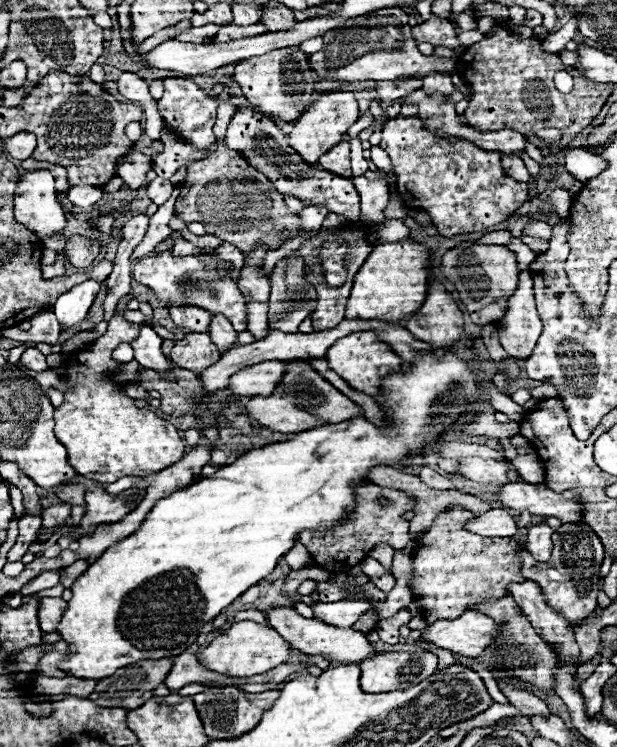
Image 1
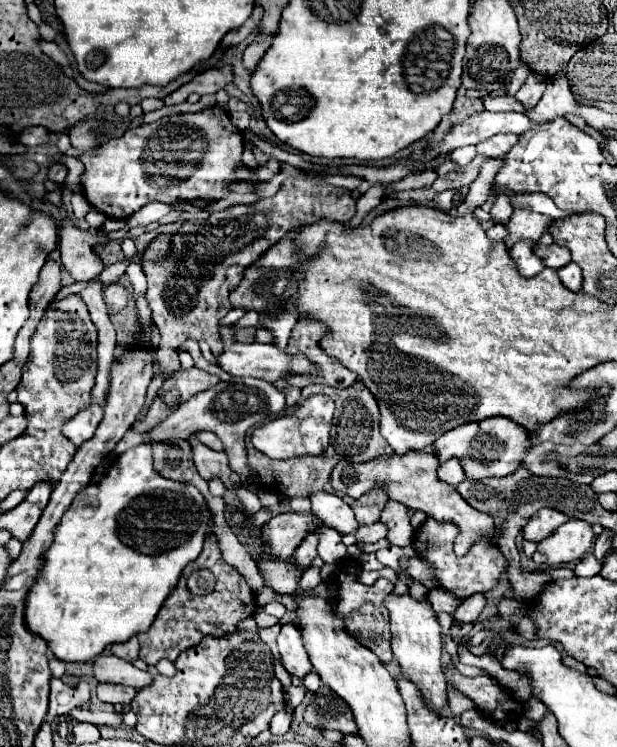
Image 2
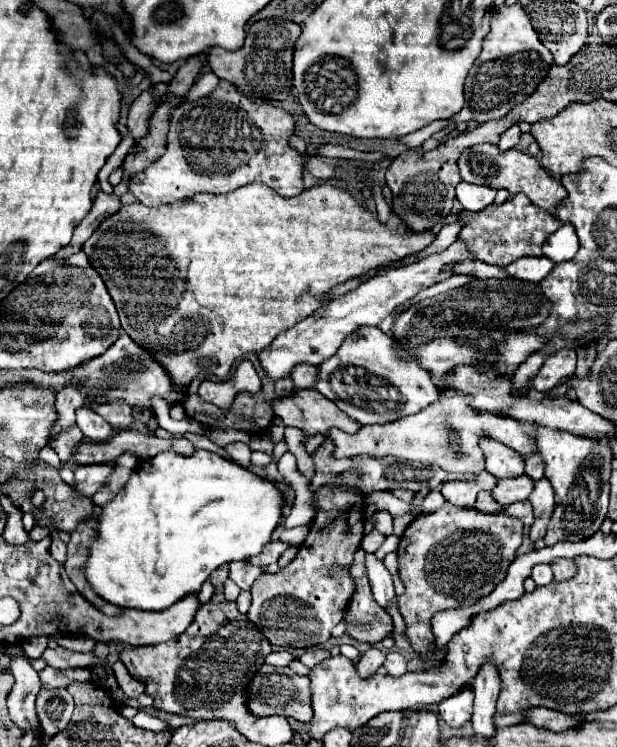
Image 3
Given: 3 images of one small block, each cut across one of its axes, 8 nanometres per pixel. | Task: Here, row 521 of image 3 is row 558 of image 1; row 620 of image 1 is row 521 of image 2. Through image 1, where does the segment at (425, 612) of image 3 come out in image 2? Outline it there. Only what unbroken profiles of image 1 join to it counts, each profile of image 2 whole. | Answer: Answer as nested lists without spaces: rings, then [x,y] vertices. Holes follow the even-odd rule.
[[[428,518],[426,524],[416,532],[412,544],[418,550],[420,558],[424,558],[426,562],[432,564],[432,568],[436,572],[436,578],[442,584],[442,588],[454,592],[458,598],[468,598],[472,594],[492,590],[498,584],[502,572],[506,570],[506,558],[500,554],[500,550],[496,550],[492,546],[484,546],[484,544],[482,546],[474,546],[468,552],[468,556],[458,558],[454,554],[454,550],[452,550],[452,542],[454,542],[456,534],[458,534],[456,526],[438,524],[436,520]]]

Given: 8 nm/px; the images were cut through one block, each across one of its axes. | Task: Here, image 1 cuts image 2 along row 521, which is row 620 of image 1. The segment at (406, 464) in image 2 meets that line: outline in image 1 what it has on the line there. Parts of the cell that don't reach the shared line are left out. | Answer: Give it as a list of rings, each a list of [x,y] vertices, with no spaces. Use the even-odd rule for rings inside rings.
[[[466,610],[454,620],[436,620],[430,624],[424,630],[422,640],[436,648],[476,658],[486,650],[496,634],[498,626],[492,618],[476,610]]]

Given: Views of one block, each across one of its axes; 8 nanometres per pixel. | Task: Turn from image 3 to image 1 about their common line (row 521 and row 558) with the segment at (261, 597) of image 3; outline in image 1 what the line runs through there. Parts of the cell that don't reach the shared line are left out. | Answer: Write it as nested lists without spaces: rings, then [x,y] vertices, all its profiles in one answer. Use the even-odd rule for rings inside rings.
[[[362,484],[356,488],[356,512],[348,520],[348,524],[340,526],[340,530],[332,532],[304,532],[300,534],[300,544],[304,544],[314,560],[314,564],[322,566],[324,570],[330,570],[334,574],[338,572],[348,572],[354,564],[362,562],[370,550],[378,544],[388,544],[394,550],[402,550],[410,542],[410,522],[404,520],[404,512],[410,512],[414,508],[414,498],[408,496],[402,490],[394,488],[380,488],[376,484]],[[384,496],[390,500],[388,506],[376,504],[376,500]],[[326,560],[336,560],[336,562],[326,562]]]

